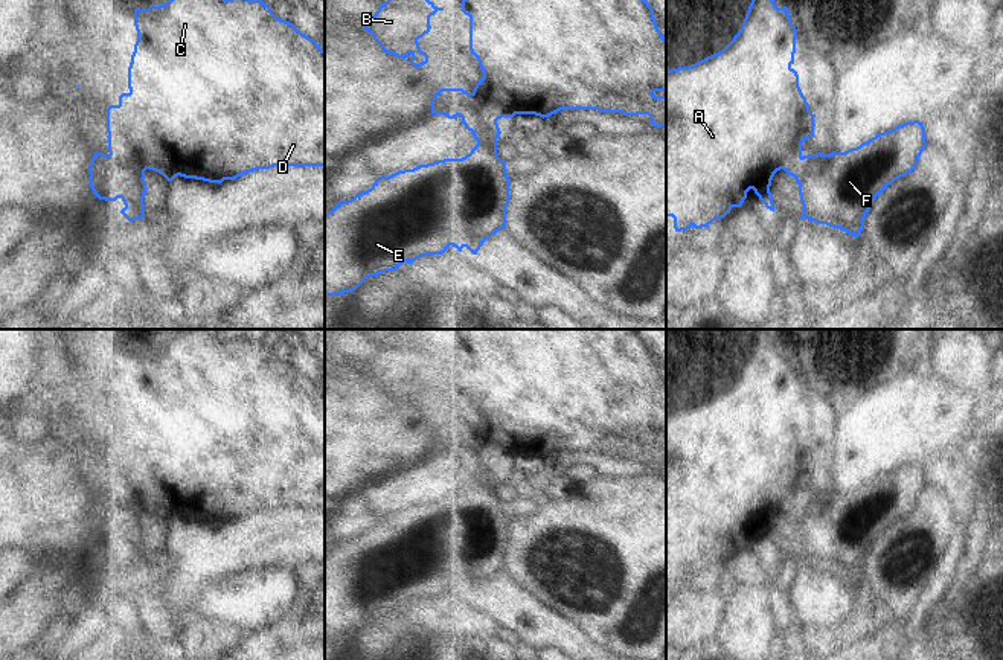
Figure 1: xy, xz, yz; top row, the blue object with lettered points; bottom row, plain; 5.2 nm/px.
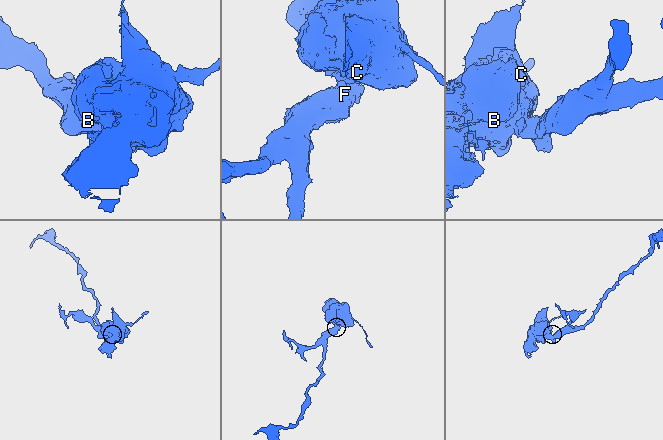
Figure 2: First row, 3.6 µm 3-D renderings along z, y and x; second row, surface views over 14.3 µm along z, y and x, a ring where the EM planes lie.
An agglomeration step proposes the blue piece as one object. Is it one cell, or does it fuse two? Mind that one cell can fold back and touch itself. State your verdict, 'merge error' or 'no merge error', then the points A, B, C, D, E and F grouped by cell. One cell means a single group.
merge error | A B C D / E F

